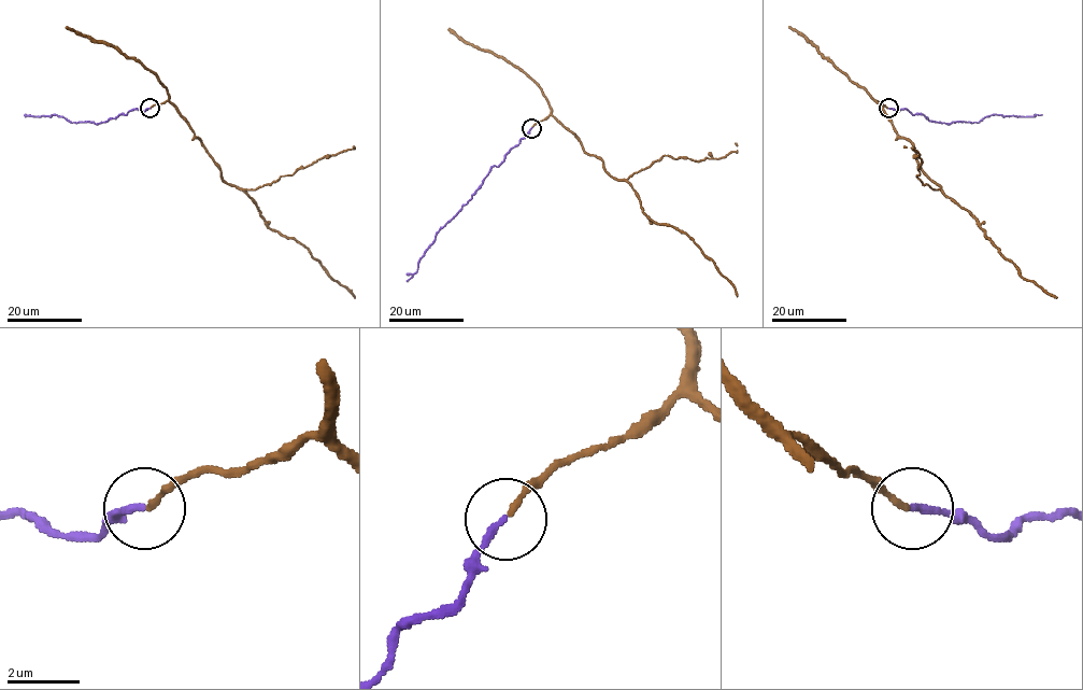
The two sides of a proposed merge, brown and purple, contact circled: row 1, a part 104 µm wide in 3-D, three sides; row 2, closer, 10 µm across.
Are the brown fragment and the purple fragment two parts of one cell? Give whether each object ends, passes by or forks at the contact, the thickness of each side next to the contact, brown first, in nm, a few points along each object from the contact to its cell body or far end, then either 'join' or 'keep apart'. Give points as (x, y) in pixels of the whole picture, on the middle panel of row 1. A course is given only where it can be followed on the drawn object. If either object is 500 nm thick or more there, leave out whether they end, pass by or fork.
brown ends | purple ends | 150/190 nm | brown via (532, 127), (551, 115), (611, 175), (630, 185), (652, 221), (690, 238), (737, 296) | purple via (531, 127), (501, 163), (490, 169), (472, 197), (439, 230), (421, 258), (417, 270), (407, 281) | join

